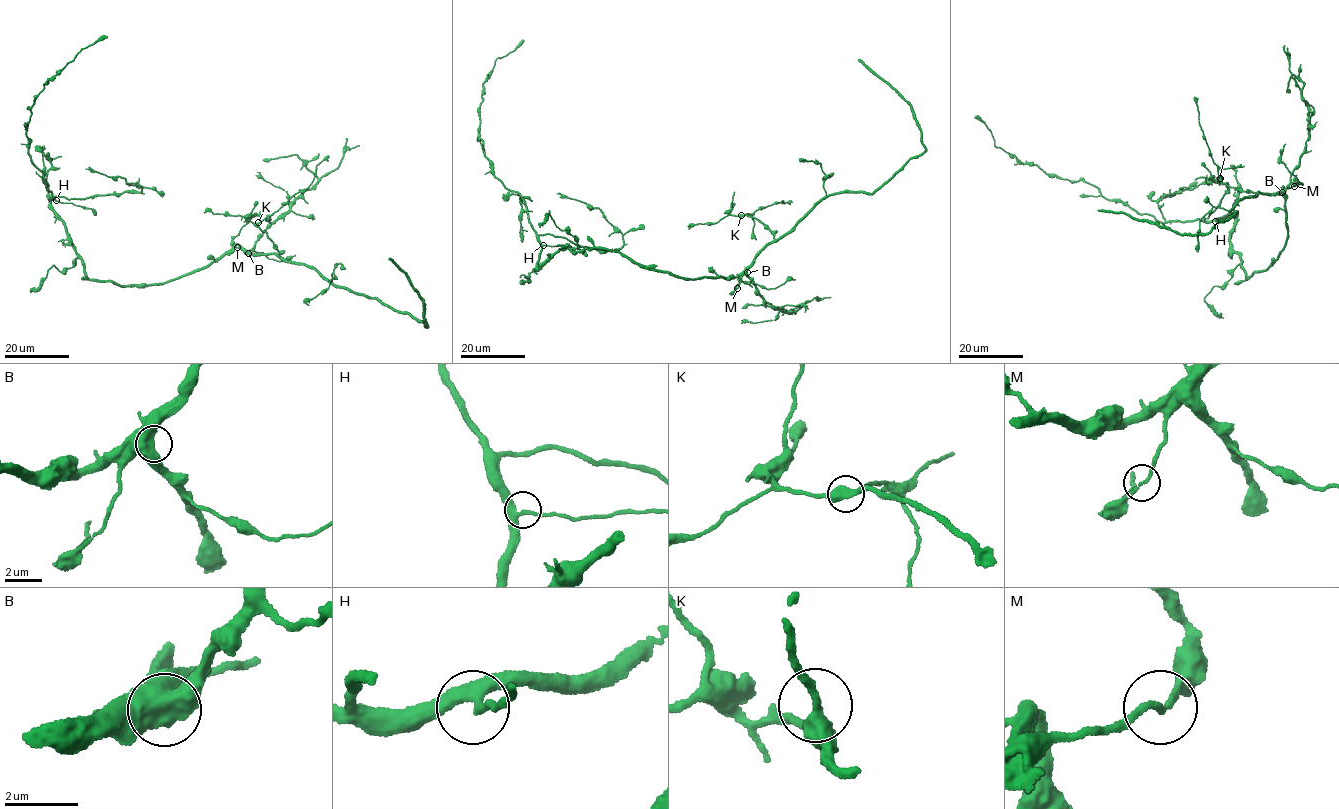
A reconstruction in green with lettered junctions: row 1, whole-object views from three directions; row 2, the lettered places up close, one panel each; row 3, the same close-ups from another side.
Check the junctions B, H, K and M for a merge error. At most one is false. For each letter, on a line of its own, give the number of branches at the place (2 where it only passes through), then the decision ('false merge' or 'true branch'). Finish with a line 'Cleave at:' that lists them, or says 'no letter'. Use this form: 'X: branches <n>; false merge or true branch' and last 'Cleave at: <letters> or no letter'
B: branches 2; true branch
H: branches 3; true branch
K: branches 2; true branch
M: branches 2; true branch
Cleave at: no letter

